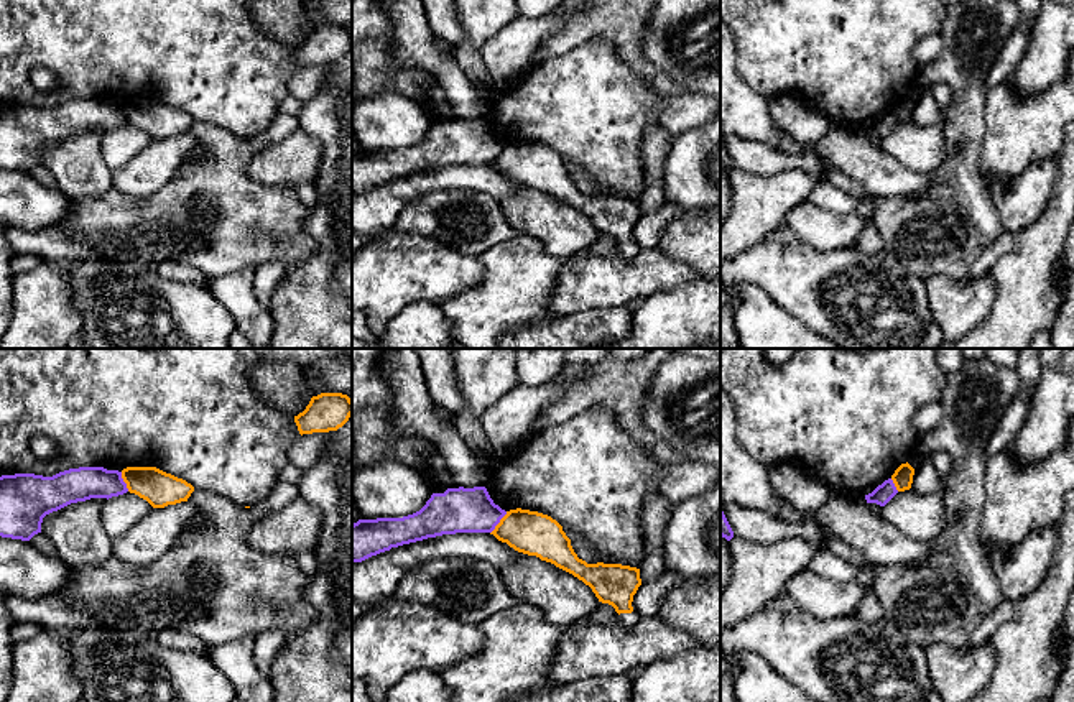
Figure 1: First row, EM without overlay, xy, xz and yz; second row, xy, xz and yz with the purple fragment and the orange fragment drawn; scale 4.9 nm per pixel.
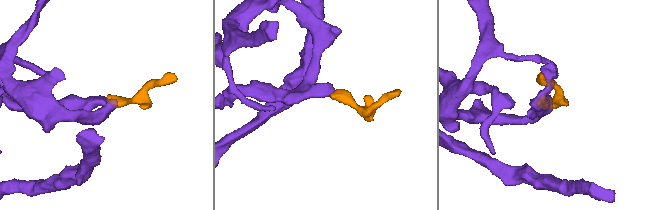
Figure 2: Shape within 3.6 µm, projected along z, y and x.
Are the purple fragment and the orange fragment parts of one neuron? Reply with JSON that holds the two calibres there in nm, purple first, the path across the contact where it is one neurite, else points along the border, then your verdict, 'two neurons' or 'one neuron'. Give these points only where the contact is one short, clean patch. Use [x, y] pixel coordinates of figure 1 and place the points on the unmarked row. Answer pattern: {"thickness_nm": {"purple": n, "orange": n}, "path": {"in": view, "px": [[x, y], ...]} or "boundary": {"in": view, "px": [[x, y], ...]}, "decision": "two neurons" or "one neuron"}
{"thickness_nm": {"purple": 220, "orange": 220}, "boundary": {"in": "xz", "px": [[507, 143], [490, 165]]}, "decision": "two neurons"}

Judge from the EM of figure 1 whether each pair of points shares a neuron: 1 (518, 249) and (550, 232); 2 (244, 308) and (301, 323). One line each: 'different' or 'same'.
1: different
2: different

